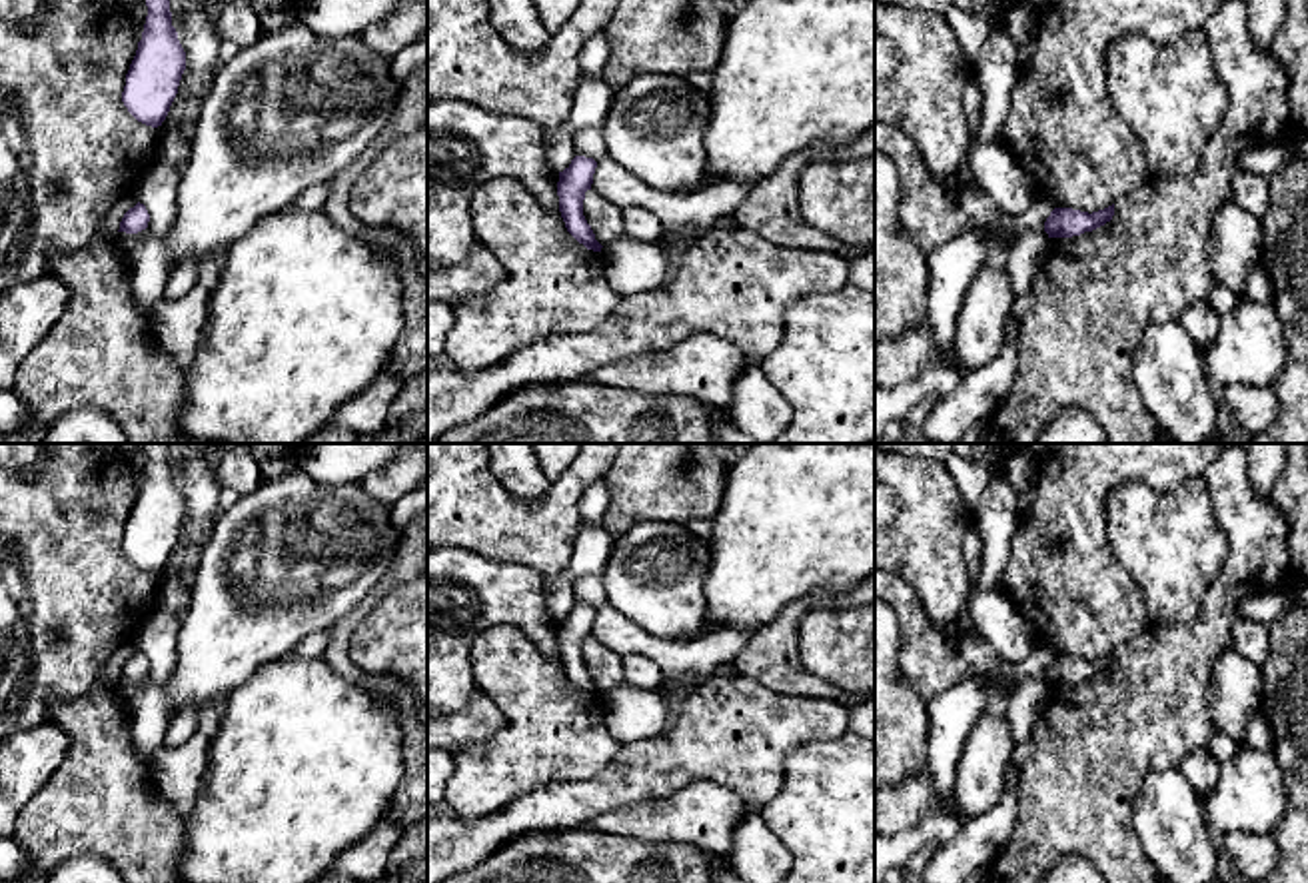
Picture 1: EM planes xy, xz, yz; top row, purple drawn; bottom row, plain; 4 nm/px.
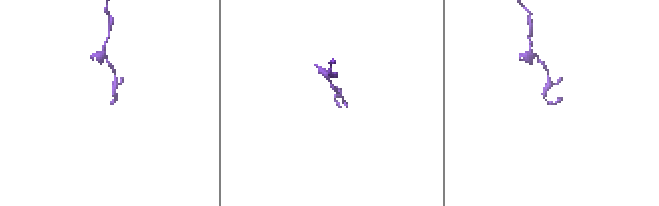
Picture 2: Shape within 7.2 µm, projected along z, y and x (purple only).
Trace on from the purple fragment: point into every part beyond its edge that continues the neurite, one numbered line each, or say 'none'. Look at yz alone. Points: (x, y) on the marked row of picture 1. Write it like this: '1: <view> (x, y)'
none

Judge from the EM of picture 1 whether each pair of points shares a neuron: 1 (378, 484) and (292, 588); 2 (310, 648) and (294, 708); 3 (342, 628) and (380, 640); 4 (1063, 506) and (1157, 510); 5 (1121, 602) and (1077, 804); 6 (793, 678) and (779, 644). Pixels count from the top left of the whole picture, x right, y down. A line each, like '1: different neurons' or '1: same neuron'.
1: different neurons
2: different neurons
3: different neurons
4: different neurons
5: different neurons
6: same neuron

